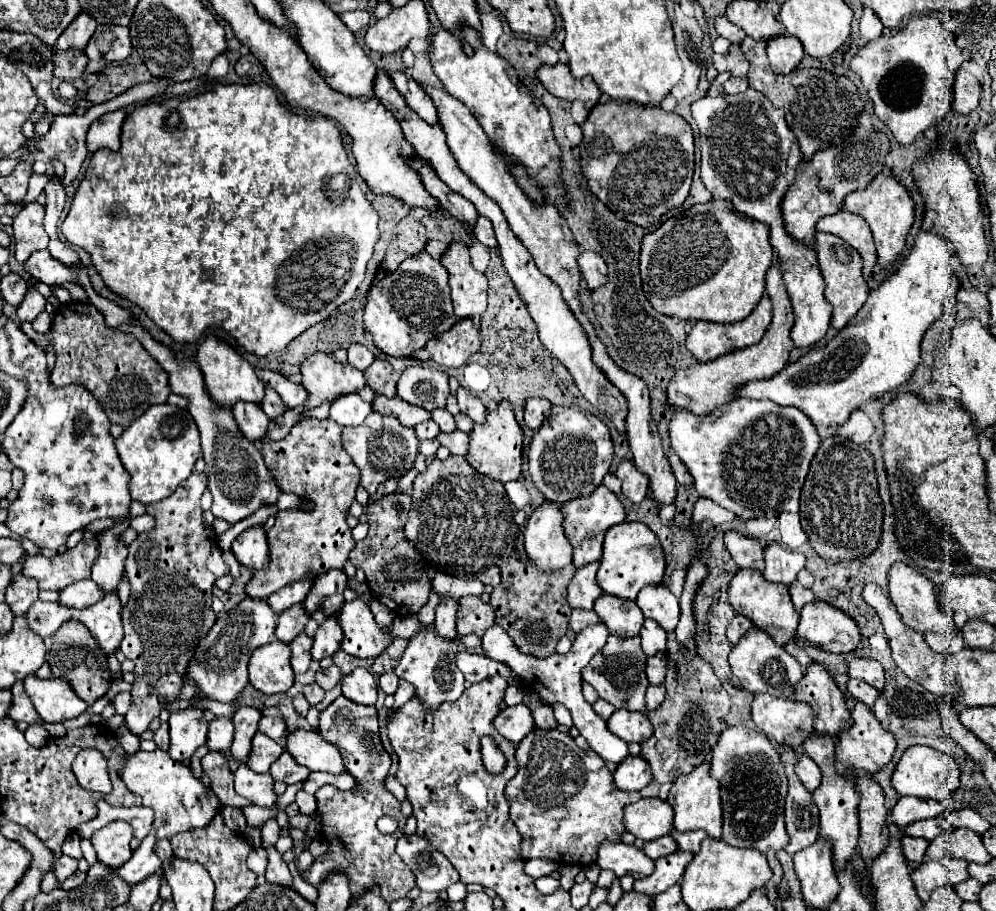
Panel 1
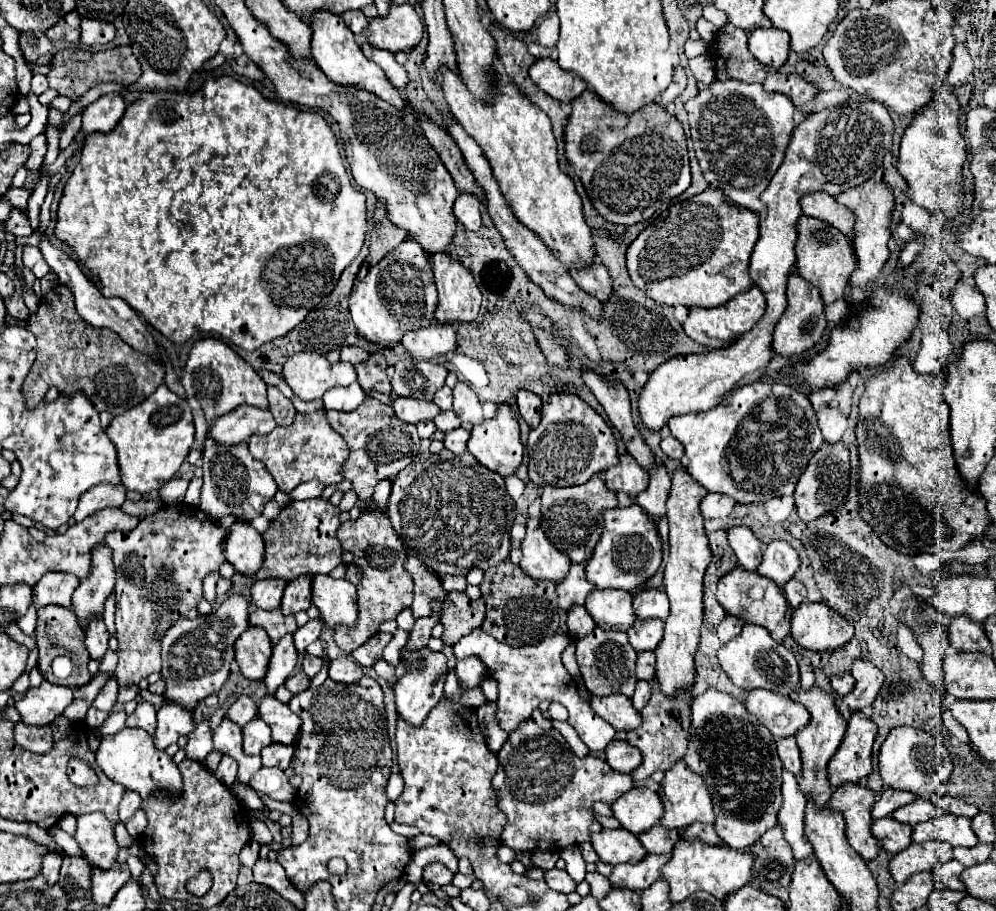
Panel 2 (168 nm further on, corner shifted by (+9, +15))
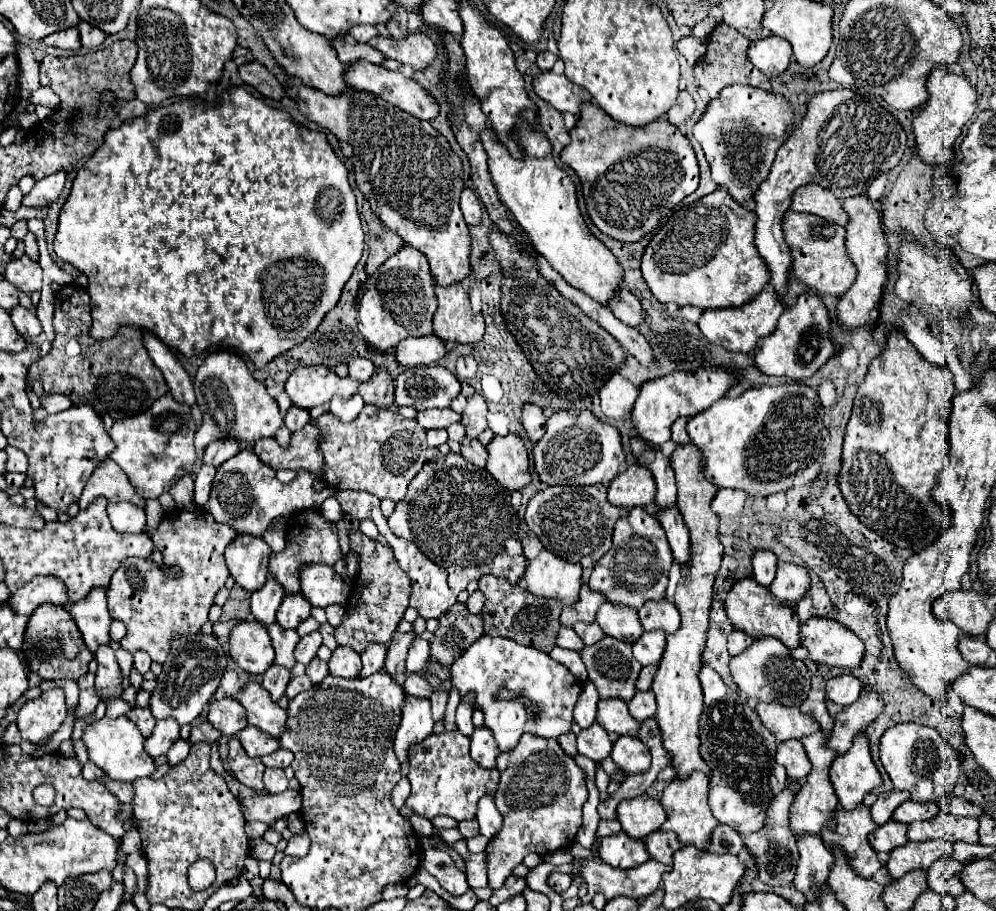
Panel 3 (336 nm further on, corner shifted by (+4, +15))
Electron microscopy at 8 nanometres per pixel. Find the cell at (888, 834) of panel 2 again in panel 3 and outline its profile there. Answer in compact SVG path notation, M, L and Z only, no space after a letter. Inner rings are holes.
M891 819L885 825L879 825L869 835L869 843L877 853L891 853L895 847L901 847L907 843L907 825Z

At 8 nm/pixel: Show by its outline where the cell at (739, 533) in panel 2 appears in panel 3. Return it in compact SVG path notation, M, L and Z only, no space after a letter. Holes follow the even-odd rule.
M755 549L751 563L753 563L753 579L759 585L769 587L775 577L775 565L777 565L775 553L771 553L769 549Z

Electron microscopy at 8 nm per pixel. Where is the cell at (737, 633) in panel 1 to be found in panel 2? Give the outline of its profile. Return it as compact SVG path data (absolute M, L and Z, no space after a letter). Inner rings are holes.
M728 615L720 625L718 625L718 637L722 643L728 643L730 639L734 639L736 635L740 635L742 631L742 621L738 617Z

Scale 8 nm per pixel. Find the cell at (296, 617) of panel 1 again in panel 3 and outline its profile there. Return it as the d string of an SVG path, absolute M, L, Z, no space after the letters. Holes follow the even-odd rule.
M277 621L267 625L273 649L275 649L275 663L283 665L287 669L291 669L295 665L295 657L293 657L293 649L299 643L299 633L295 629L283 629Z

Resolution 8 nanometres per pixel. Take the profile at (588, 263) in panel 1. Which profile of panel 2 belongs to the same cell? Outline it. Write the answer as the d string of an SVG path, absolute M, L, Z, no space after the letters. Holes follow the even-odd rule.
M596 259L590 269L584 273L576 273L576 271L570 271L574 281L590 295L594 295L598 301L608 301L610 295L612 295L612 285L610 285L610 275L608 275L608 269L600 263L600 259Z

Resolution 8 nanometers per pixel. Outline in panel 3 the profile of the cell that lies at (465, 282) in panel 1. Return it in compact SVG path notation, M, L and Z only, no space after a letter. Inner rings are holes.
M455 283L451 287L435 285L439 307L433 317L433 333L445 343L475 343L485 333L481 313L473 313L469 293Z

